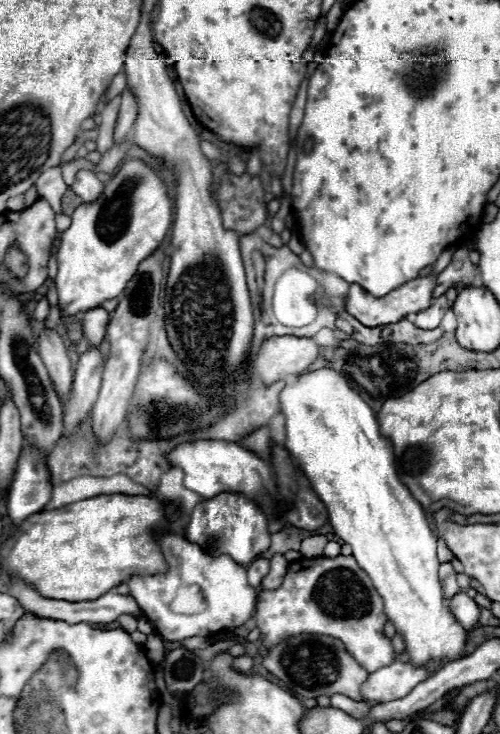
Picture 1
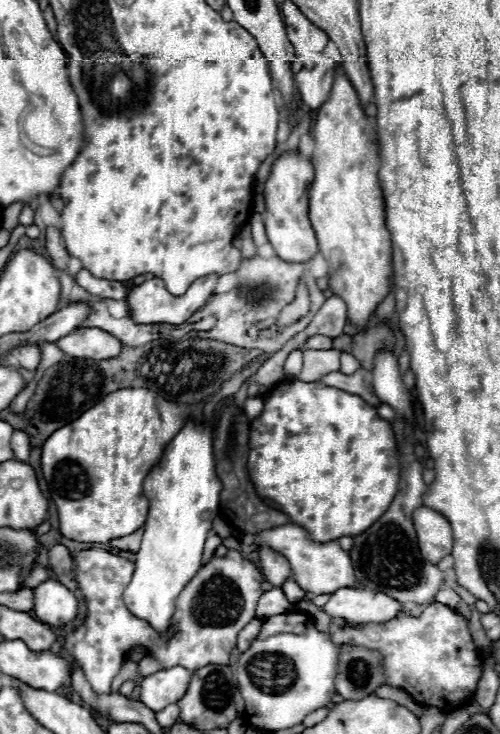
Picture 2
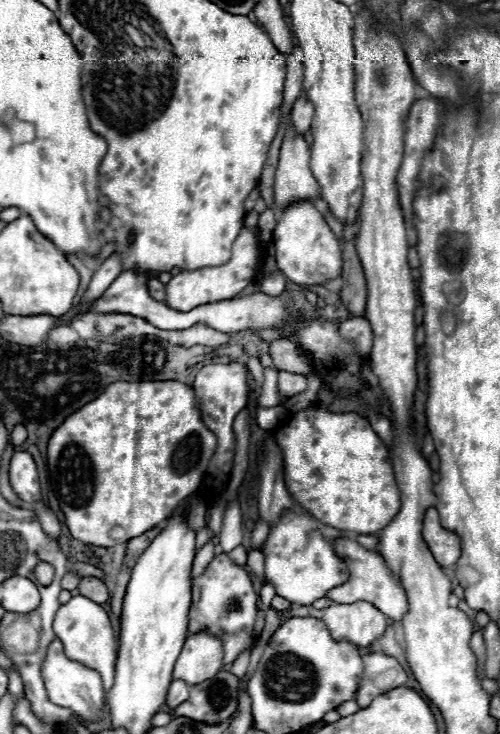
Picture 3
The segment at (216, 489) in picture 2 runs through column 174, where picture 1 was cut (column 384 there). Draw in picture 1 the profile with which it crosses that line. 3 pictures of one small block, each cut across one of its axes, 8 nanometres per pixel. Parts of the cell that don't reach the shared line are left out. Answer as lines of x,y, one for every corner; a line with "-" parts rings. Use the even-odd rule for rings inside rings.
330,368
302,374
296,382
286,384
286,388
280,392
280,410
286,418
286,450
292,452
294,460
308,476
312,490
324,502
334,532
352,546
352,556
356,558
358,566
370,576
374,588
384,598
386,616
404,636
410,660
416,666
422,666
432,658
440,658
442,662
462,658
468,638
442,598
436,534
432,534
424,508
410,494
408,486
396,472
392,442
380,434
374,410
348,386
348,382
338,372

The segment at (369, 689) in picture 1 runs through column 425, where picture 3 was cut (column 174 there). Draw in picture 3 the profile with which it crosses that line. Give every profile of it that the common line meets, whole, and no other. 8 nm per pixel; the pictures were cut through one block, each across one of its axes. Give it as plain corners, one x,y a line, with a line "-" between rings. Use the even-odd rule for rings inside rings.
208,632
190,634
176,660
172,680
184,680
188,686
200,684
222,670
222,658
224,650
220,638

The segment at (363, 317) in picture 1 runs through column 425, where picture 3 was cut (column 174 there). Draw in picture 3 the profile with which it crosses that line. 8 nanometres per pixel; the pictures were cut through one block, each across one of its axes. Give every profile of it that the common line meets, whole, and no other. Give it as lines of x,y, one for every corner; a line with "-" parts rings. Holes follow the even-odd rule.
242,228
242,232
238,234
238,238
234,240
232,246
232,258
222,264
222,266
206,266
200,270
192,270
192,272
180,272
176,274
168,284
166,284
166,304
174,310
180,312
188,312
196,306
202,304
210,304
210,302
220,302
220,300
230,300
234,298
238,292
242,292
258,274
260,264
262,264
262,244
258,240
256,230
250,228

